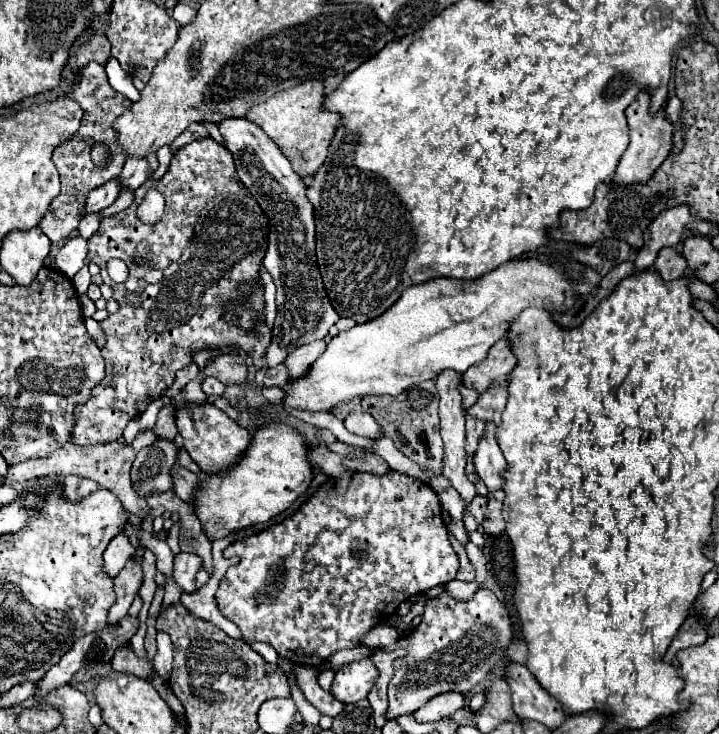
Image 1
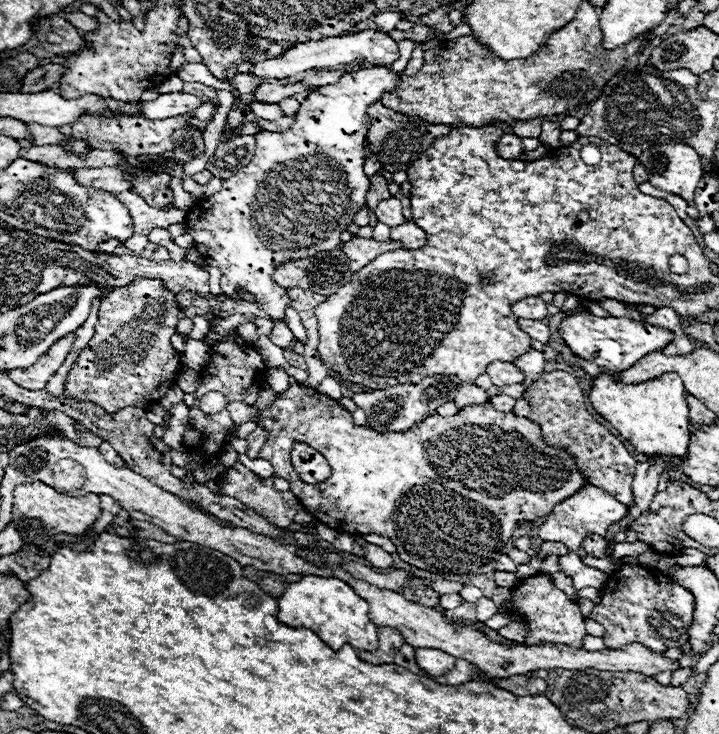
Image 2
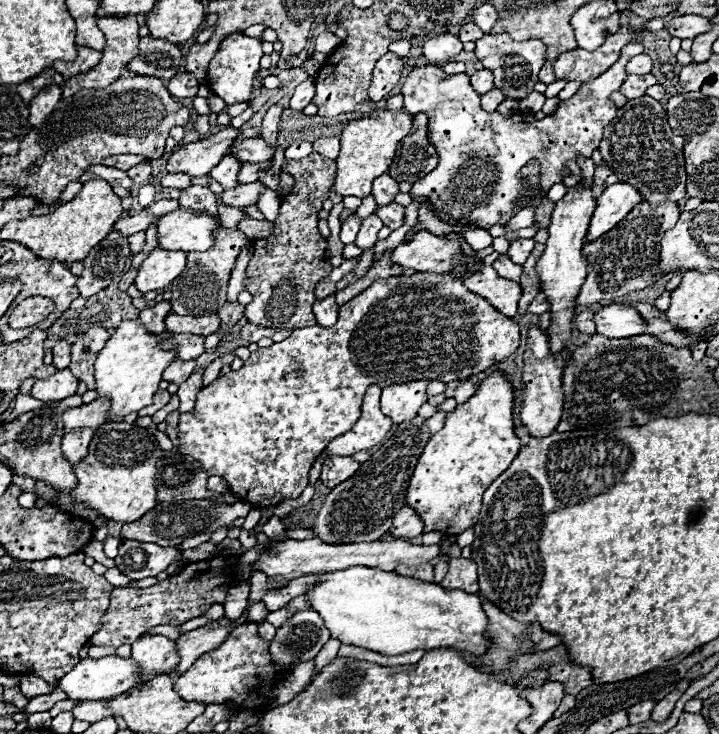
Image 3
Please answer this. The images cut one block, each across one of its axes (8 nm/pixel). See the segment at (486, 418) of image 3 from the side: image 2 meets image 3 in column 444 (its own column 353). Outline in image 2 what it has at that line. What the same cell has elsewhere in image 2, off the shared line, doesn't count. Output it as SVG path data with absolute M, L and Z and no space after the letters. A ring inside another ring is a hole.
M290 384L286 392L282 392L270 406L266 406L260 416L258 416L258 424L266 430L266 442L262 446L262 450L258 452L258 458L268 460L274 466L274 474L280 478L286 478L292 484L292 492L296 494L296 498L300 500L300 504L322 524L338 530L338 532L348 532L348 534L384 534L388 538L392 538L392 542L398 548L398 554L404 562L428 570L428 572L444 572L444 574L470 574L476 568L488 564L490 560L496 560L496 556L500 554L500 550L504 548L504 544L512 538L512 526L520 520L524 522L532 522L536 518L546 516L548 512L554 510L556 502L560 502L560 498L568 498L570 494L574 494L576 490L580 490L580 486L584 482L588 482L580 470L576 468L576 464L572 462L572 458L568 458L568 454L564 454L562 450L550 448L544 444L544 440L540 438L540 426L536 426L534 422L528 422L528 418L522 416L514 416L512 412L500 412L496 410L490 402L486 404L478 404L478 406L468 406L464 410L460 410L458 414L444 418L440 414L432 414L428 416L424 422L418 422L418 426L406 430L406 432L386 432L380 434L376 430L372 430L370 426L354 426L352 420L352 412L348 412L346 408L342 408L336 400L316 392L314 388L308 388L304 384ZM294 442L306 442L310 444L314 450L318 450L320 454L324 454L332 466L332 476L320 484L306 484L298 478L298 474L294 472L292 464L290 464L290 450L294 446Z

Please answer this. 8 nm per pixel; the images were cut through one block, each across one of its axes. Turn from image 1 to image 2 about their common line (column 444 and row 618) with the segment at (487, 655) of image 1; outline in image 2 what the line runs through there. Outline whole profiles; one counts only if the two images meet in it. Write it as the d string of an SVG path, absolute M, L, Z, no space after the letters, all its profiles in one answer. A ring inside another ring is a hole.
M622 566L608 576L600 592L600 602L592 608L590 618L606 628L606 648L640 642L656 652L680 648L688 642L688 628L694 614L694 596L684 586L672 582L662 572L630 574L630 566Z

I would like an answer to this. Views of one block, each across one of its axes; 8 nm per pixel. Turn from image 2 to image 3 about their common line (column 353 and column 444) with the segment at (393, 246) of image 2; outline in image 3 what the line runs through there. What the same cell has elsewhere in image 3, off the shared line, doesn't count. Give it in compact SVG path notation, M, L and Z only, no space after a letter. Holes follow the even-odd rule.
M420 230L412 240L400 244L390 254L390 260L394 264L400 264L402 268L412 268L416 272L448 272L450 268L466 270L468 264L454 262L452 258L460 254L462 248L458 242L434 236L426 230Z

